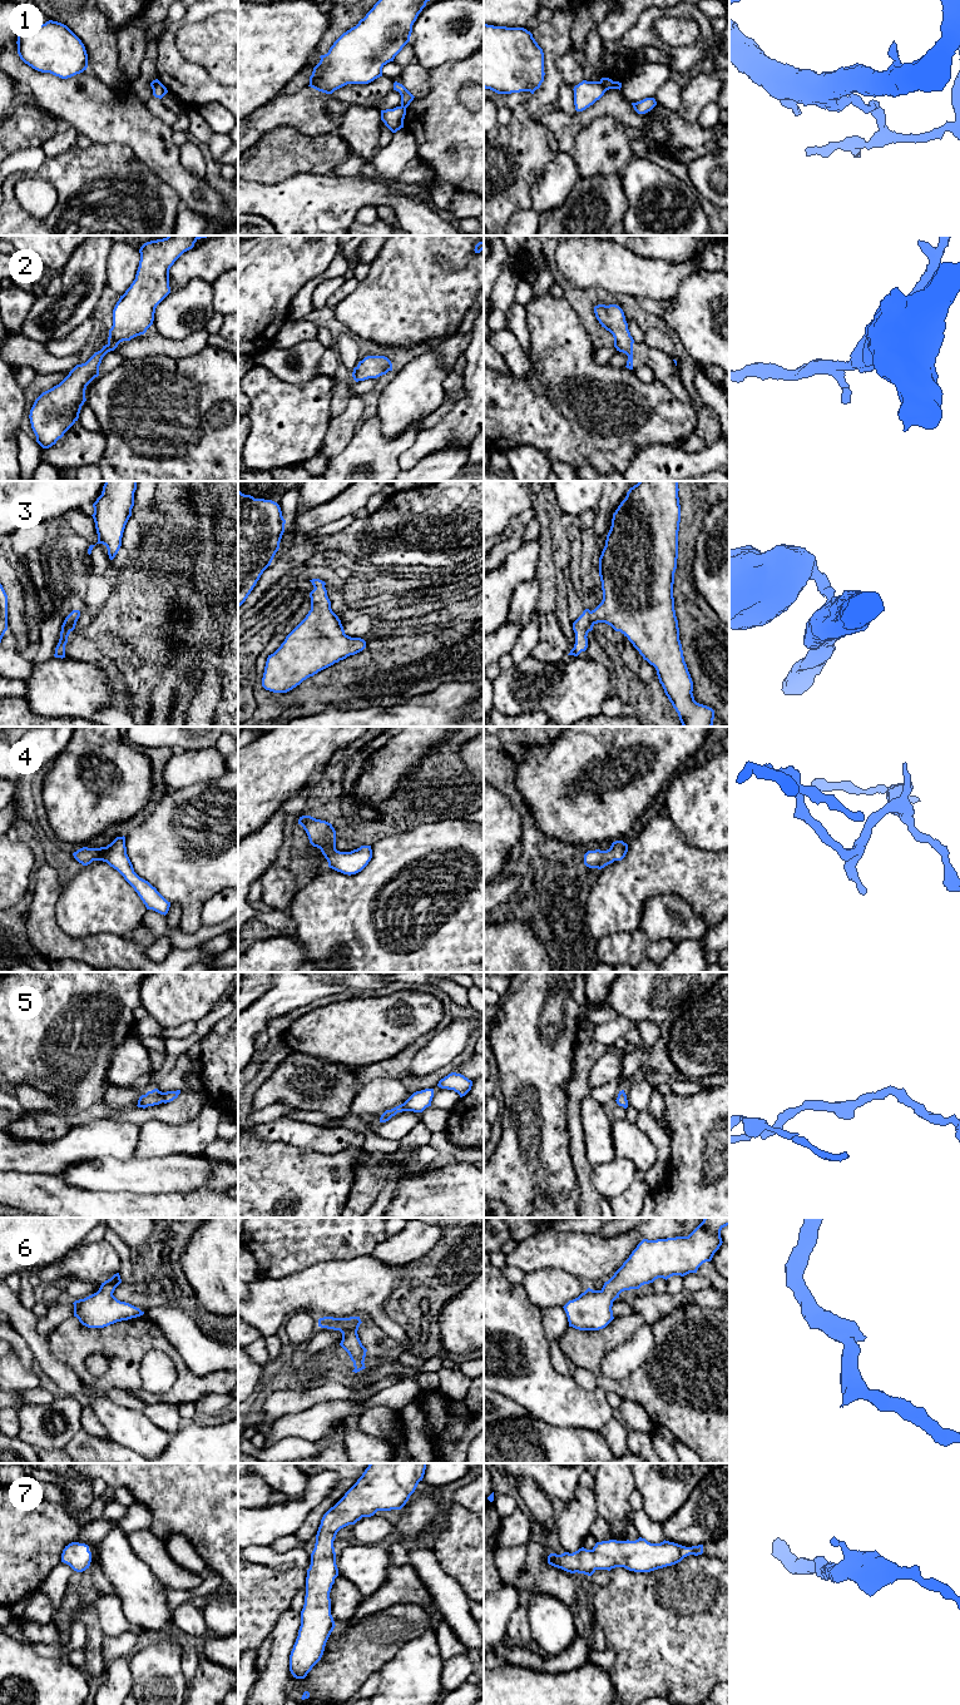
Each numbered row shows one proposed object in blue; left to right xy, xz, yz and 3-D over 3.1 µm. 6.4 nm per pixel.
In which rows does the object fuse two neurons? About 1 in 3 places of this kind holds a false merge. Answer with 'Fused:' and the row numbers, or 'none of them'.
Fused: 1

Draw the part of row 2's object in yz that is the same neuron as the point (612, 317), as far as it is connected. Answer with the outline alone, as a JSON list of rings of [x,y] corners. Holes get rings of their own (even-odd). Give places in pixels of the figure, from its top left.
[[[598,304],[594,307],[594,313],[602,327],[613,334],[617,351],[628,356],[625,367],[633,370],[634,339],[628,329],[623,309],[617,304]]]

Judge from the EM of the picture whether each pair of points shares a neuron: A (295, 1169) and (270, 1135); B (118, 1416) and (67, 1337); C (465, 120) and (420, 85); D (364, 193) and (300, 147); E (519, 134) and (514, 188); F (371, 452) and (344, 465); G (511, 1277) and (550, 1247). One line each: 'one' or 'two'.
A: two
B: two
C: two
D: two
E: one
F: one
G: two

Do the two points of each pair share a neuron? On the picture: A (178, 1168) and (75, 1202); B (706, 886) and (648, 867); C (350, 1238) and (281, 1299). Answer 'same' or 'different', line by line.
A: different
B: same
C: different

